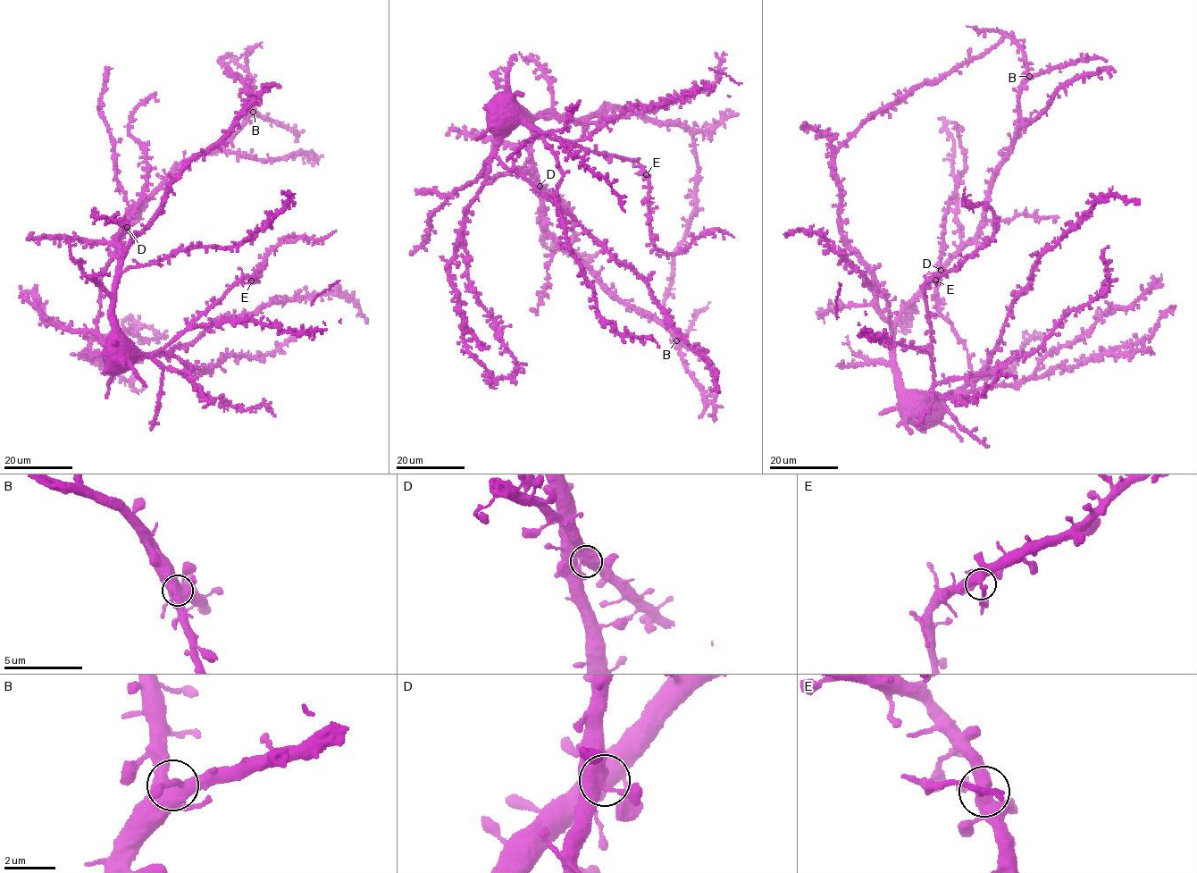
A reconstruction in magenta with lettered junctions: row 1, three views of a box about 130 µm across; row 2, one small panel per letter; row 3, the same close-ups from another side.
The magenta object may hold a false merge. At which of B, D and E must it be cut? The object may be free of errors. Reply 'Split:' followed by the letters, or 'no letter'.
Split: E

